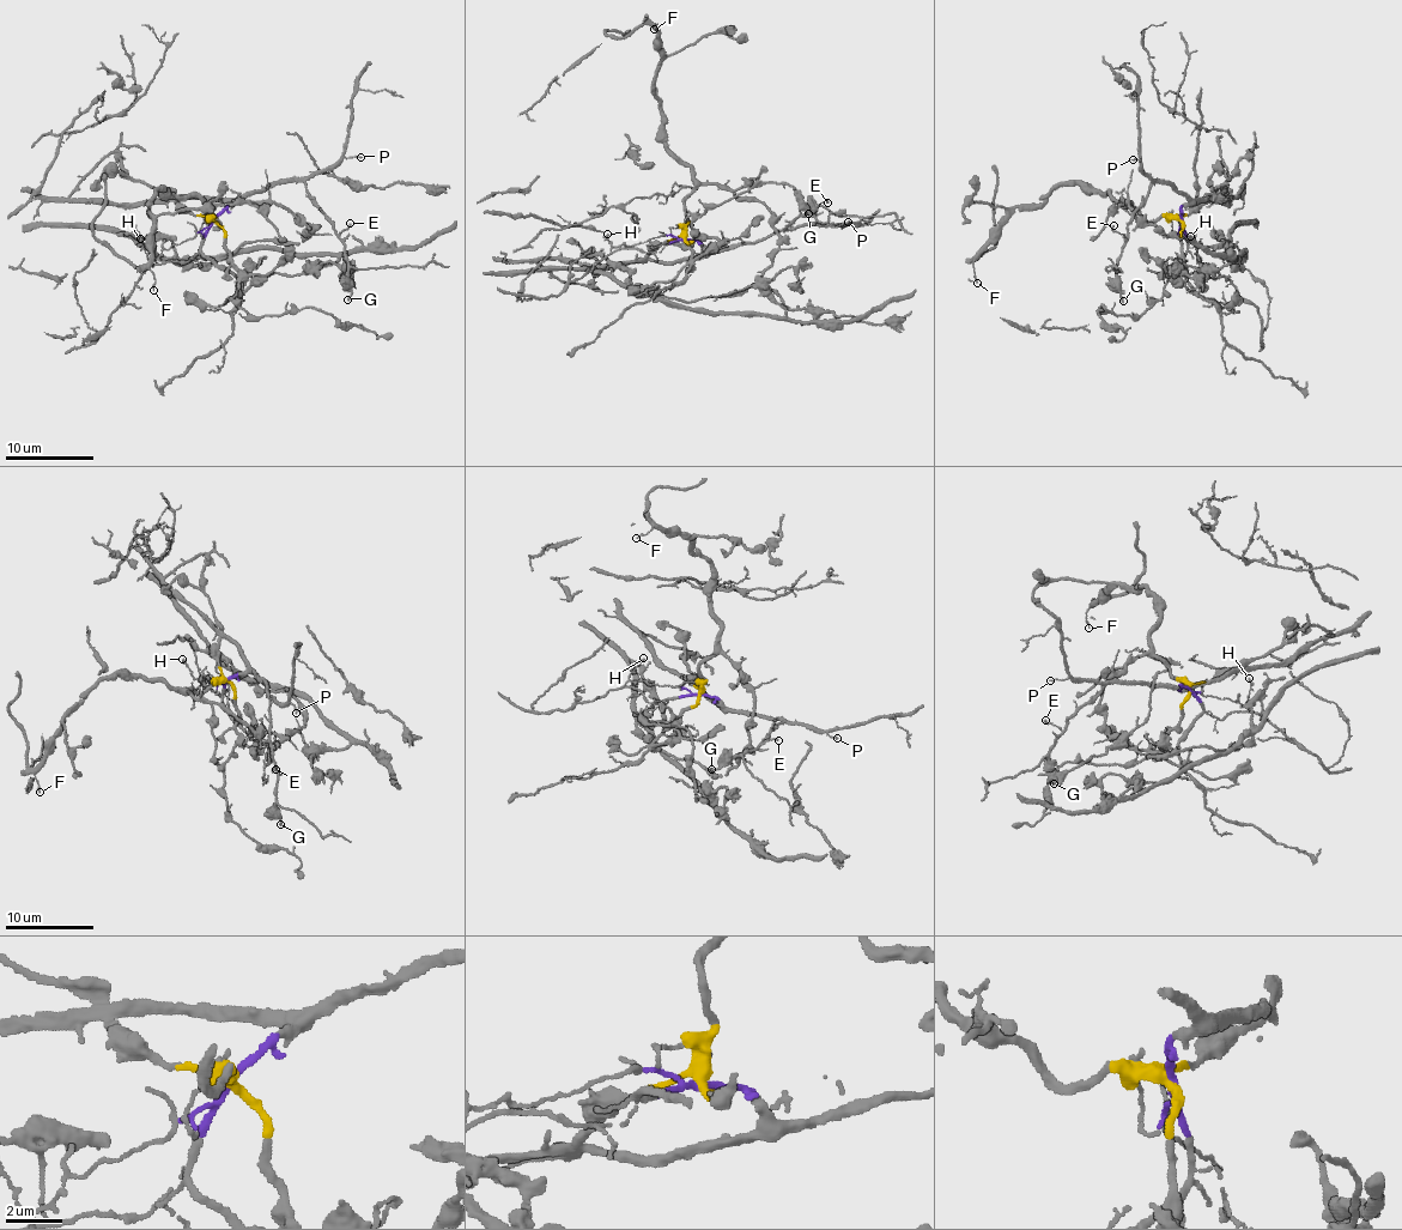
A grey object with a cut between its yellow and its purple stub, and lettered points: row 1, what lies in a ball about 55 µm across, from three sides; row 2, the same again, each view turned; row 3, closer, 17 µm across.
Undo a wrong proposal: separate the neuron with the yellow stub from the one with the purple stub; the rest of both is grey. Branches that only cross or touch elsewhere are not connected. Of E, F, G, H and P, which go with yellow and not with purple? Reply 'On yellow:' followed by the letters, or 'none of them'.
On yellow: F

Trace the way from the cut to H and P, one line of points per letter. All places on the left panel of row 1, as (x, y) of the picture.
H: (214, 220), (194, 236), (163, 249), (151, 262), (140, 238)
P: (214, 220), (247, 197), (331, 171), (346, 158), (362, 156)

